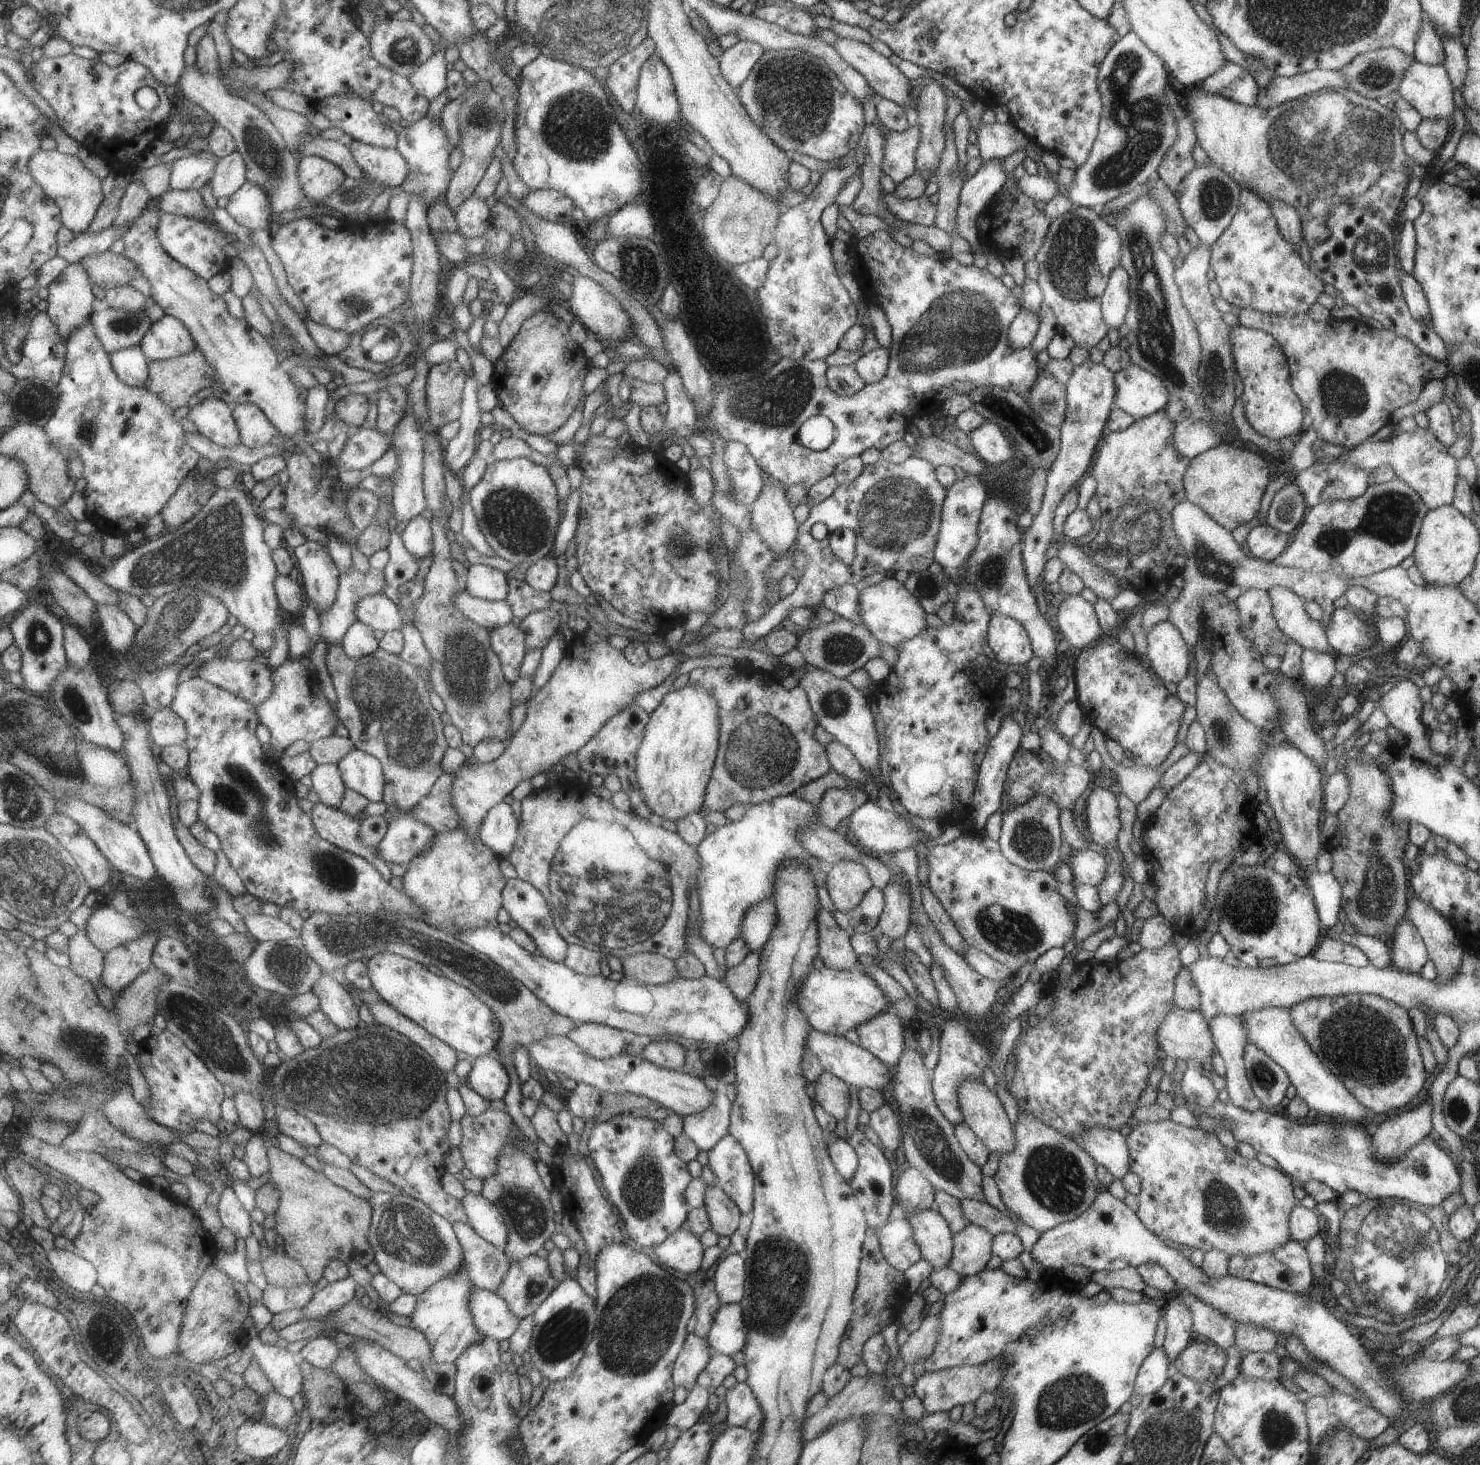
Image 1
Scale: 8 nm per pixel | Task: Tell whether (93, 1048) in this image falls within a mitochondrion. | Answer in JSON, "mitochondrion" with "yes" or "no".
{"mitochondrion":"yes"}

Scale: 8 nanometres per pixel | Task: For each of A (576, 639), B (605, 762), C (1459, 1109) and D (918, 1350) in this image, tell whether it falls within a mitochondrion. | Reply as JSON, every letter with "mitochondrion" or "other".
{"A":"other","B":"other","C":"mitochondrion","D":"mitochondrion"}

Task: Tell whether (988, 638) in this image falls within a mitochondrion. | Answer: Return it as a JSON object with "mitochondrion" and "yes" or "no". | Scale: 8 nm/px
{"mitochondrion":"no"}

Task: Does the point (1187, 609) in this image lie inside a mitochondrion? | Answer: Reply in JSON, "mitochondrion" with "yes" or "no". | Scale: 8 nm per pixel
{"mitochondrion":"no"}

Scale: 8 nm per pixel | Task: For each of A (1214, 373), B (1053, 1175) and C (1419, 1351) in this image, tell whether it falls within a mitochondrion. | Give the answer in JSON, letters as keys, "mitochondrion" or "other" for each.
{"A":"mitochondrion","B":"mitochondrion","C":"other"}

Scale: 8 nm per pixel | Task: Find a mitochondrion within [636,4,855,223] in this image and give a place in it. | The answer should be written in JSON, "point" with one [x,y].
{"point":[792,97]}

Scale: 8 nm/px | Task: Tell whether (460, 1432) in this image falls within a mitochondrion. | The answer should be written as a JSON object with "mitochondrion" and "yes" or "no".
{"mitochondrion":"no"}

